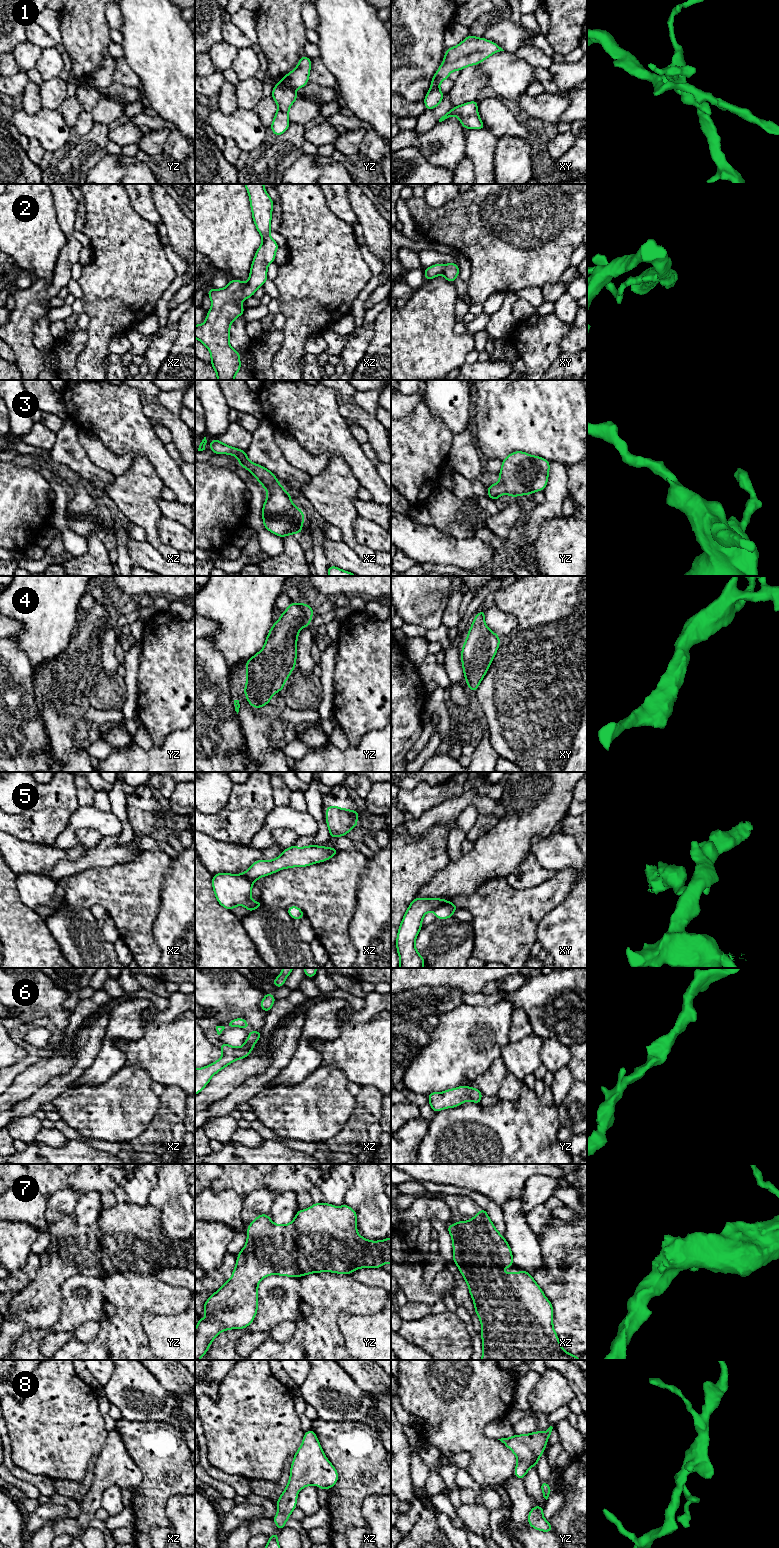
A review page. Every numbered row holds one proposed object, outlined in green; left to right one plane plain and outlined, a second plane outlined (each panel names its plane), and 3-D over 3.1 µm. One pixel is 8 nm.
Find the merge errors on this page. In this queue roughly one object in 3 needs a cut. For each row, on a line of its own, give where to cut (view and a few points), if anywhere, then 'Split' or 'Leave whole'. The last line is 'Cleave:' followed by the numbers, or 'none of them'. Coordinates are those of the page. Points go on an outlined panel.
1: Split along yz (281, 81), (292, 89). Split
2: No split. Leave whole
3: No split. Leave whole
4: No split. Leave whole
5: Split along xy (448, 901), (433, 909). Split
6: No split. Leave whole
7: No split. Leave whole
8: No split. Leave whole
Cleave: 1, 5

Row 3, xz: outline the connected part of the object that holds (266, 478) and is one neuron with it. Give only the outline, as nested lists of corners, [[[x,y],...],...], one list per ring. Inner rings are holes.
[[[216,438],[211,441],[211,451],[213,454],[236,456],[239,466],[245,467],[265,488],[268,495],[263,504],[262,518],[268,531],[282,538],[294,533],[304,534],[301,525],[305,521],[305,516],[302,510],[291,502],[291,495],[279,484],[271,471],[251,462],[245,450],[225,445]]]

